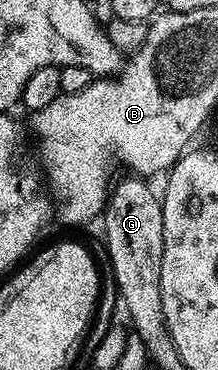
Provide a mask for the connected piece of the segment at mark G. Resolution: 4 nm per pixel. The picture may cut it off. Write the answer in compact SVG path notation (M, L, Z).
M131 178L124 180L117 187L113 187L108 203L102 218L106 228L106 242L108 244L108 262L114 266L117 291L120 295L121 303L126 306L130 316L129 321L133 329L137 332L144 330L158 330L156 326L160 324L162 314L161 300L161 260L164 253L164 216L163 205L159 197L145 185L143 179Z

